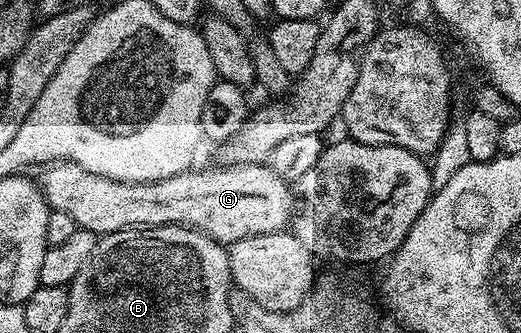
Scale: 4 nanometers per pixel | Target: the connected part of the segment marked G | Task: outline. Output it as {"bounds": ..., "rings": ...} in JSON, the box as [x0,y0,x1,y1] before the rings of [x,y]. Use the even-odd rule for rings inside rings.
{"bounds":[38,160,294,246],"rings":[[[54,160],[39,169],[38,183],[40,193],[51,211],[74,218],[77,228],[90,230],[98,238],[111,232],[120,232],[124,228],[157,228],[181,224],[184,228],[205,232],[210,239],[227,246],[254,234],[274,234],[289,227],[294,207],[292,189],[289,181],[274,174],[274,170],[270,170],[267,163],[225,164],[215,167],[204,168],[201,172],[179,172],[170,178],[154,182],[118,182],[114,178],[90,174],[90,170],[82,170],[78,162]]]}

